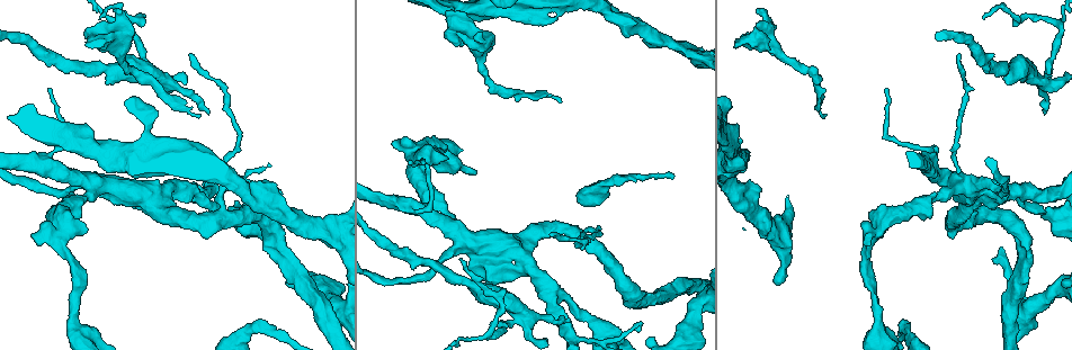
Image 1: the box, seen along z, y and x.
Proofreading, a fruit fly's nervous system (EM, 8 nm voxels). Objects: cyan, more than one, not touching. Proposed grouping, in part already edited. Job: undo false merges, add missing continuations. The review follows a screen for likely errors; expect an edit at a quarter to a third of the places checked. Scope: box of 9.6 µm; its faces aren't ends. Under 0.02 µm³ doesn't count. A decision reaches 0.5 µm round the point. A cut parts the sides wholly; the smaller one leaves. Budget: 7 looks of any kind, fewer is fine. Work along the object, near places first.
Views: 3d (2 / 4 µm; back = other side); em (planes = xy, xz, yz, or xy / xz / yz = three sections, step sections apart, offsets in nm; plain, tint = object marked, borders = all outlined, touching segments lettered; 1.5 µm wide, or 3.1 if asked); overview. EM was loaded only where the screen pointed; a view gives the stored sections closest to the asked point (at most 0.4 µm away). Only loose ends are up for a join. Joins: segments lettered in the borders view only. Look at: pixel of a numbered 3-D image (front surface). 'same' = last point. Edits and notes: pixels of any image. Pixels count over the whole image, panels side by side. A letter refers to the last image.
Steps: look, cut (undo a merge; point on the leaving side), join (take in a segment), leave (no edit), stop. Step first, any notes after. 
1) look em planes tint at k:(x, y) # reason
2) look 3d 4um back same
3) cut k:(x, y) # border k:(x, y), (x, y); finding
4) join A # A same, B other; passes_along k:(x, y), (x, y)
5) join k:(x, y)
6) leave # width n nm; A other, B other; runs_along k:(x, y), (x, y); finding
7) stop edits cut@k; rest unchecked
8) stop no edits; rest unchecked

look em yz step 8 borders at 1:(568, 322) # free end

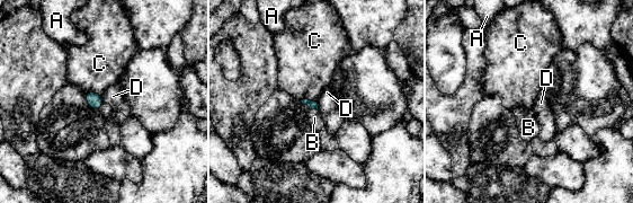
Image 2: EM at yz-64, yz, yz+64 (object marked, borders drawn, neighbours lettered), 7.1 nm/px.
join B # longest_contact C 120 nm; A other, B same, C other, D other; passes_along 2:(311, 104), (311, 108), (314, 117); the neuron continues

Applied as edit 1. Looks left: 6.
look overview

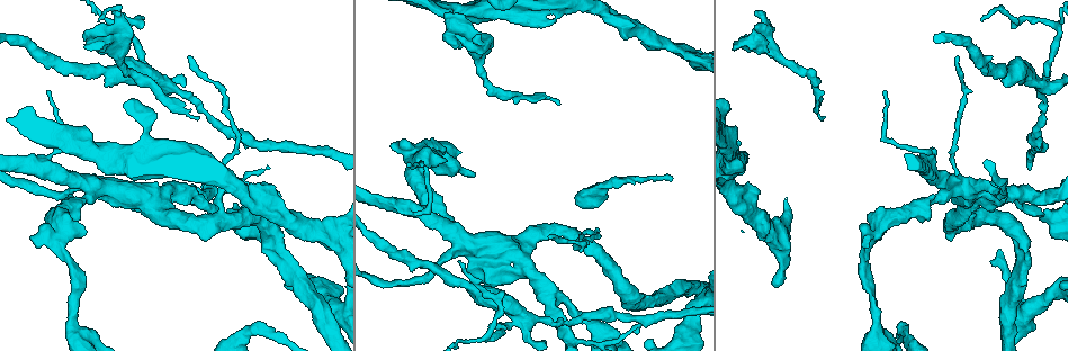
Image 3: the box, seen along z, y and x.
look 3d 4um at 3:(138, 19) # sharp bend

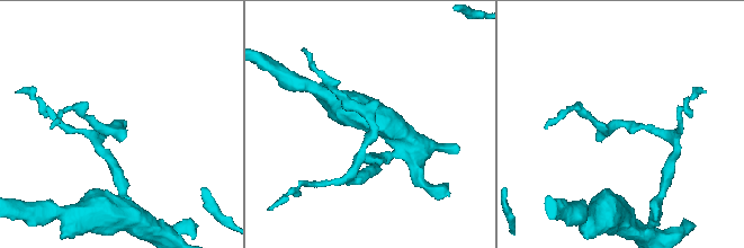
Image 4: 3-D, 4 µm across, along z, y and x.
look em yz step 4 tint at 4:(372, 120) # shape alone is not enough

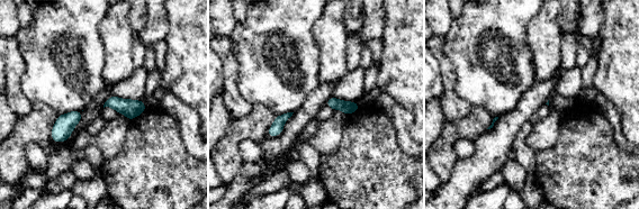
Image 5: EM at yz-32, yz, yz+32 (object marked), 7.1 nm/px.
look em planes borders same # another direction

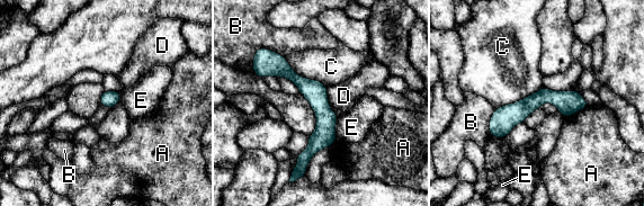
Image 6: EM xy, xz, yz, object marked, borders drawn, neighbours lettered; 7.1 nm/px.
leave # A other, B other, C other, D other, E other; runs_along 6:(273, 54), (322, 109), (301, 164); one neuron here

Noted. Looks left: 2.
look 3d 4um at 3:(84, 44) # free end

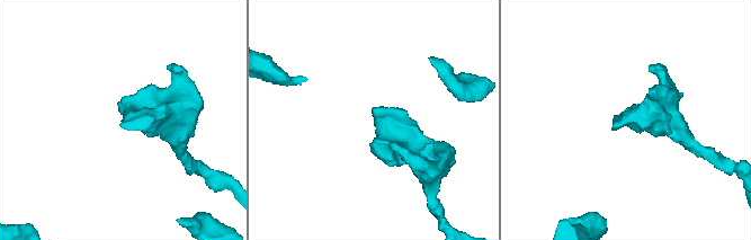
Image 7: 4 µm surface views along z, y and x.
look em planes borders at 7:(374, 112) # now the EM

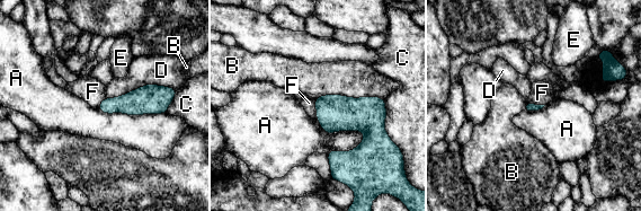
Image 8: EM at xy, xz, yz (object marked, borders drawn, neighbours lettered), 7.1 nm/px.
leave # A other, B other, C other, D other, E other, F other; border 8:(313, 98), (317, 119); no lettered segment goes on from it

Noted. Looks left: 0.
stop edits join@2; rest unchecked

